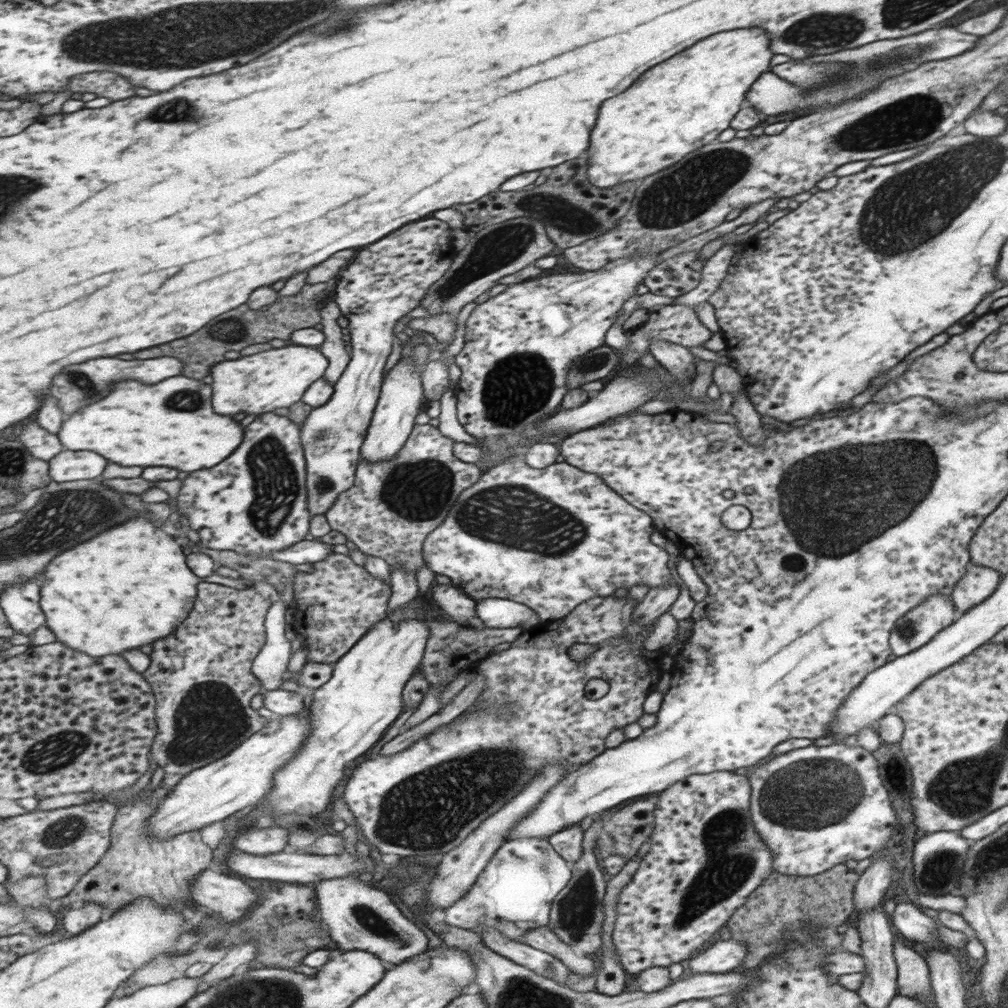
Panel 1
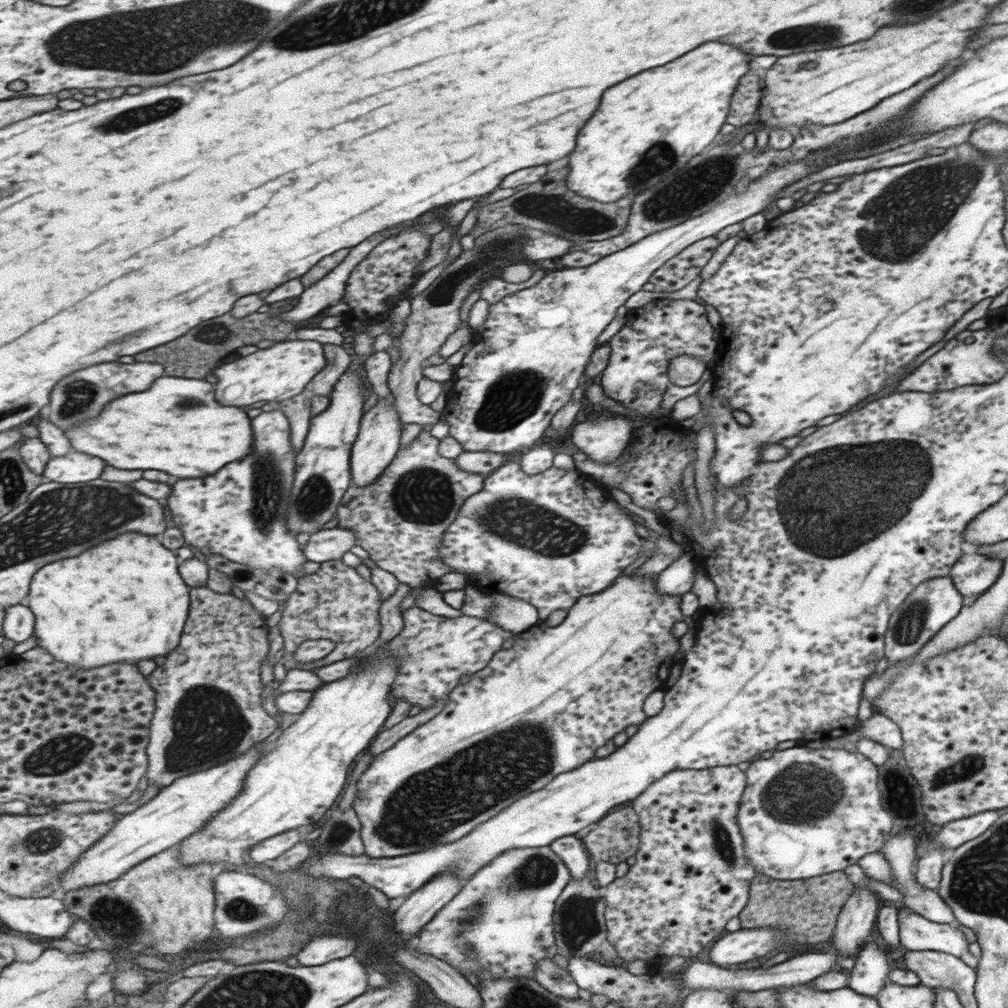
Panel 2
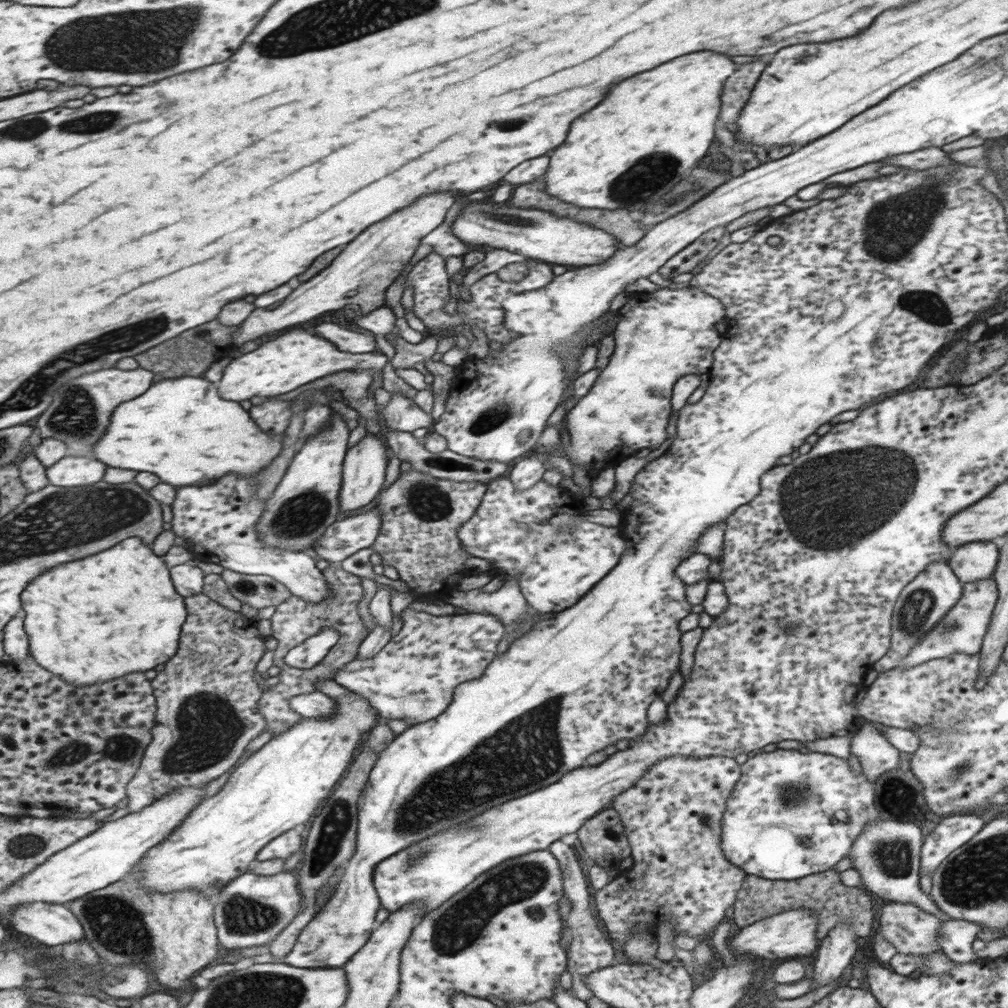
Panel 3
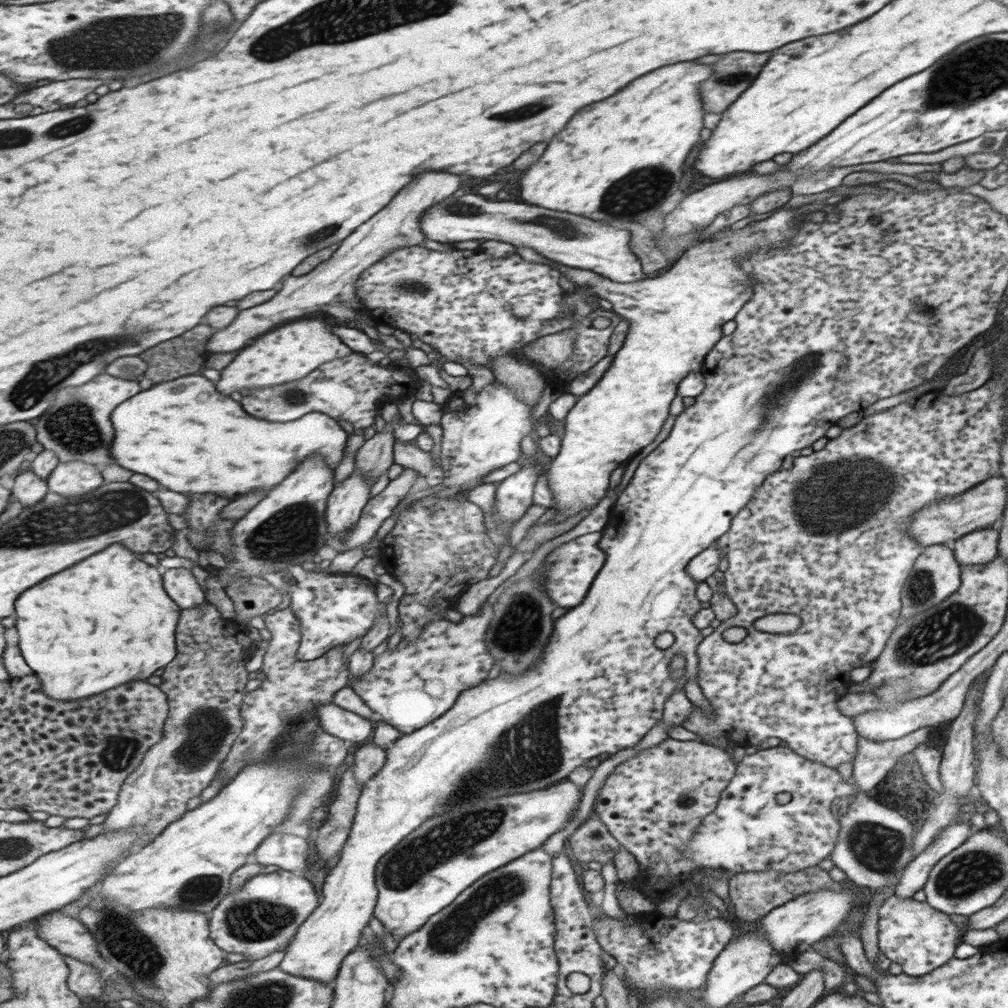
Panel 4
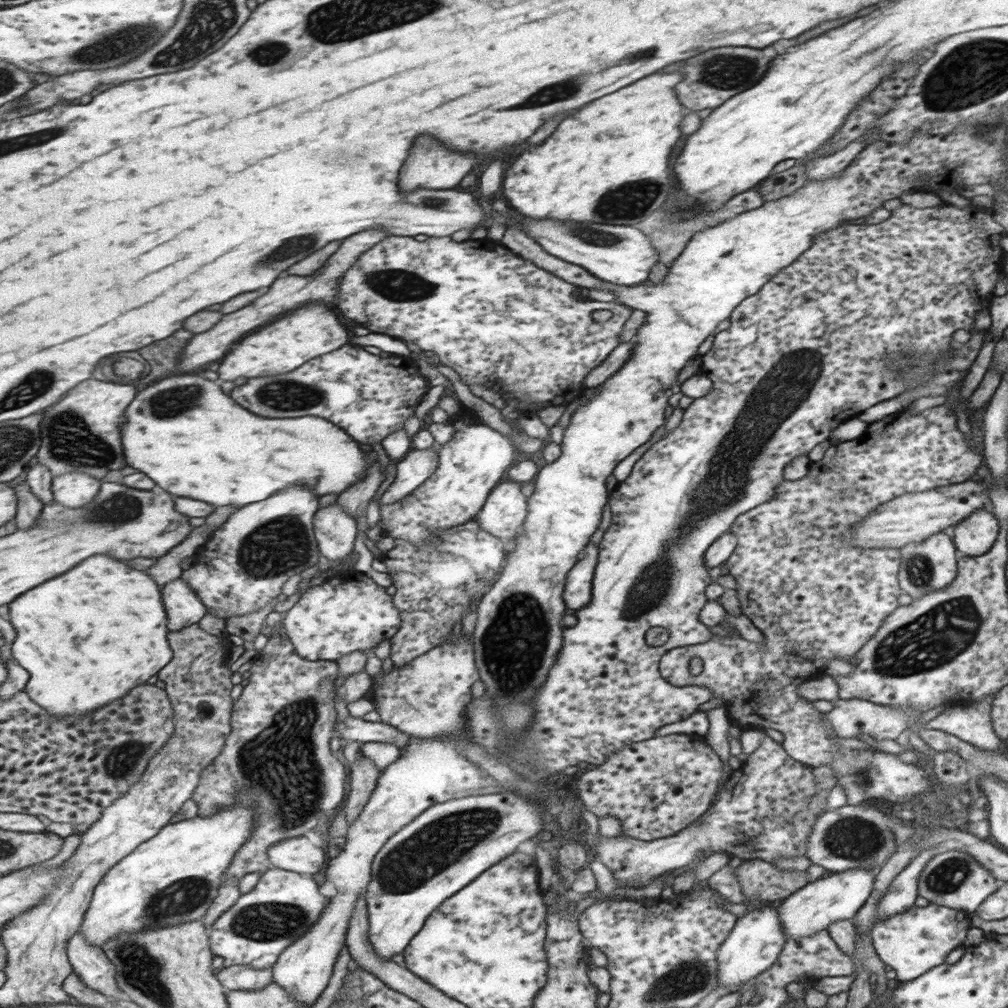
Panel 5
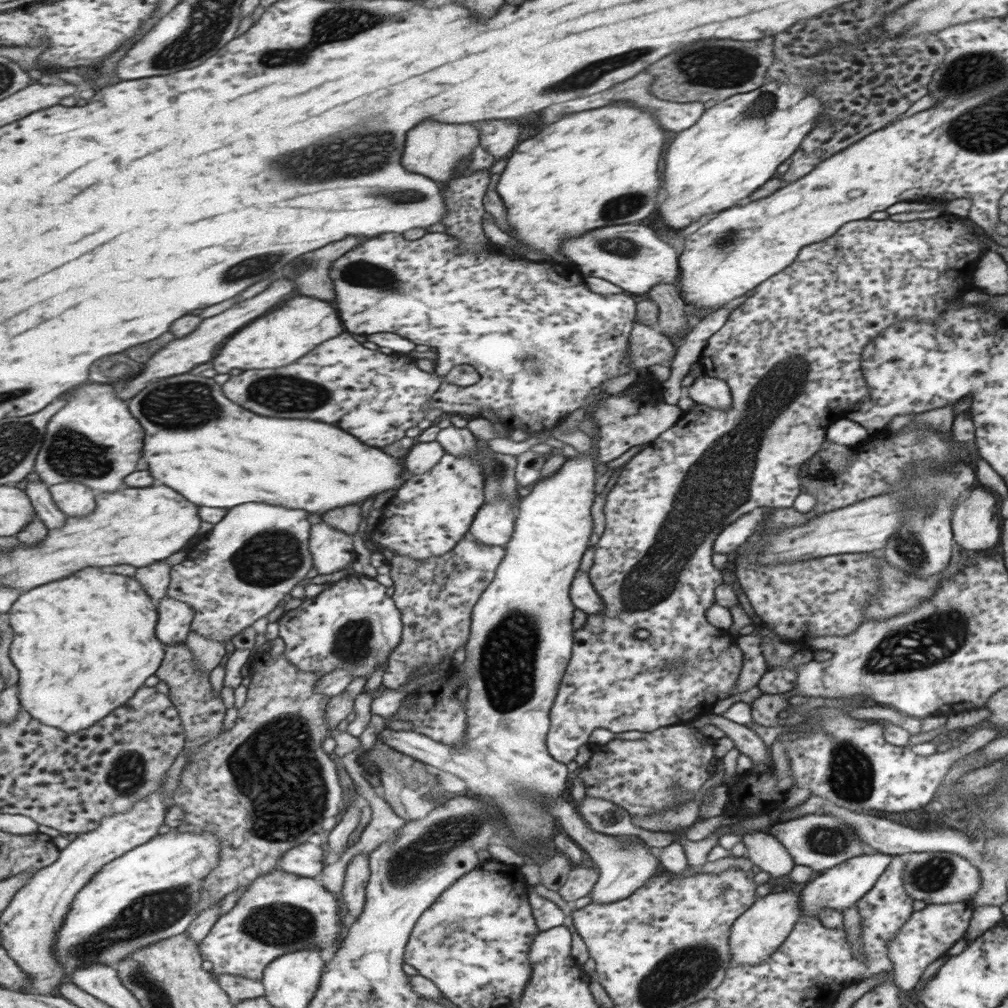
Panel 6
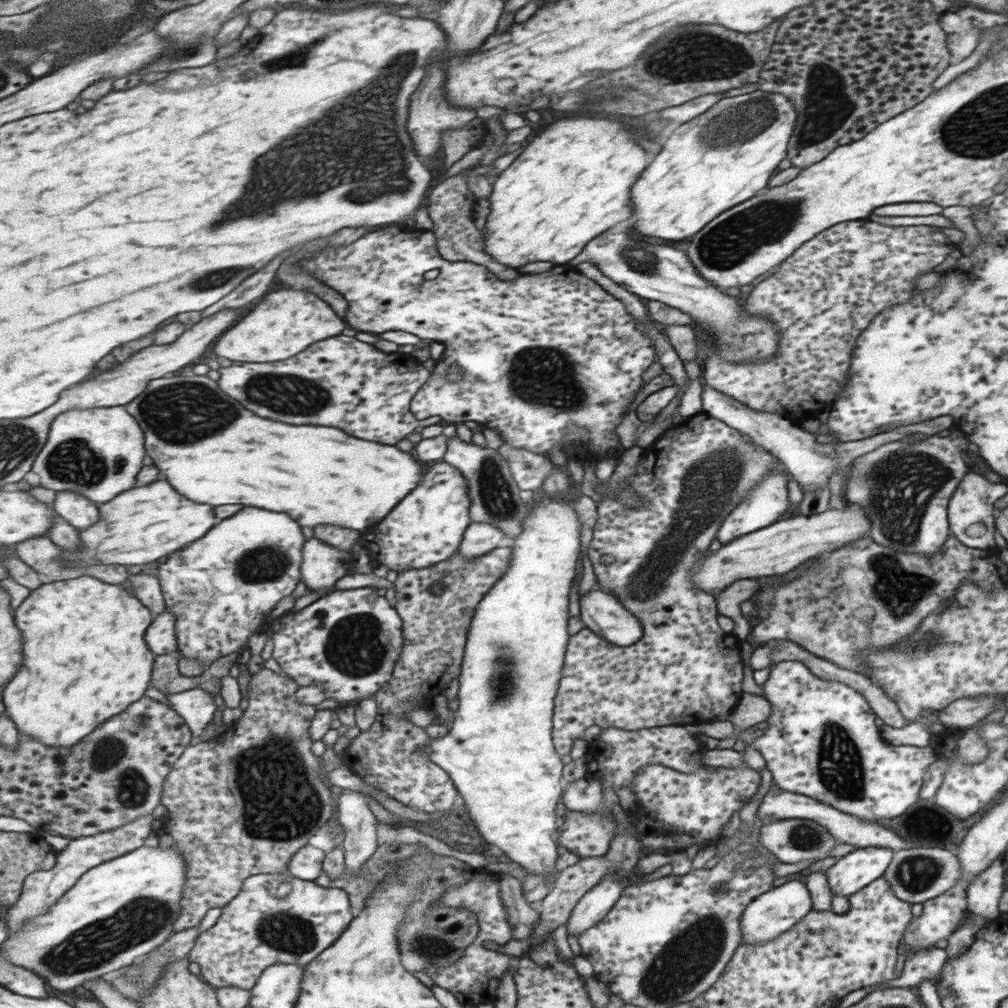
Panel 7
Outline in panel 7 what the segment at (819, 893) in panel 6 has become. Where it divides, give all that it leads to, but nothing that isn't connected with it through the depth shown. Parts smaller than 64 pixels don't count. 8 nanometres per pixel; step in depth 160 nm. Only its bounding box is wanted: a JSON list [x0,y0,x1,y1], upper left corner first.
[825,848,894,895]

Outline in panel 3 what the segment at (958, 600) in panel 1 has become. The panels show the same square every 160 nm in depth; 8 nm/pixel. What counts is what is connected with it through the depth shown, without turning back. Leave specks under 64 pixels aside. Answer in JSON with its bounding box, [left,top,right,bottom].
[947,542,998,583]

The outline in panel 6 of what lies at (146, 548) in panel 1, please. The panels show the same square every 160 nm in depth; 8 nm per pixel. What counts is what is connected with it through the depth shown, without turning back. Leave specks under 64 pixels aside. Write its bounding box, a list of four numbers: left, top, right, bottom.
[7,568,166,735]

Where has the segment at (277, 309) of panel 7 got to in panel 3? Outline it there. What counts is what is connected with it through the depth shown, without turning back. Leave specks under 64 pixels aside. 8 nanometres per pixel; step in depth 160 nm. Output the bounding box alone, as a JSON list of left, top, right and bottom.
[219,330,387,400]

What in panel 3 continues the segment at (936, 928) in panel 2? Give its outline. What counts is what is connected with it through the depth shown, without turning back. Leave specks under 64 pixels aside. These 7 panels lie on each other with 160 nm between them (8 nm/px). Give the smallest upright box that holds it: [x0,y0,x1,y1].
[936,919,981,963]

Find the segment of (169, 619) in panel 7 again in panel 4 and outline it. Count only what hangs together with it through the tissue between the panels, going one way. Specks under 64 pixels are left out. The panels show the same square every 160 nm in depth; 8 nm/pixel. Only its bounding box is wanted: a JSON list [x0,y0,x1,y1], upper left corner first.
[163,568,207,610]

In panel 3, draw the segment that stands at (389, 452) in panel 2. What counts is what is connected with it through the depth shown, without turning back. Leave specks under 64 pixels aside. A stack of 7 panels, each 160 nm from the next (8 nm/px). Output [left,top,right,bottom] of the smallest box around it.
[341,432,385,513]

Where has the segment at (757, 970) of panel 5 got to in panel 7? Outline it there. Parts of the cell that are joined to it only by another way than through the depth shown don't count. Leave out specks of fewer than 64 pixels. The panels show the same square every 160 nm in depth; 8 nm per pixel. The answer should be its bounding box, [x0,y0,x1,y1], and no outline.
[743,879,812,944]

